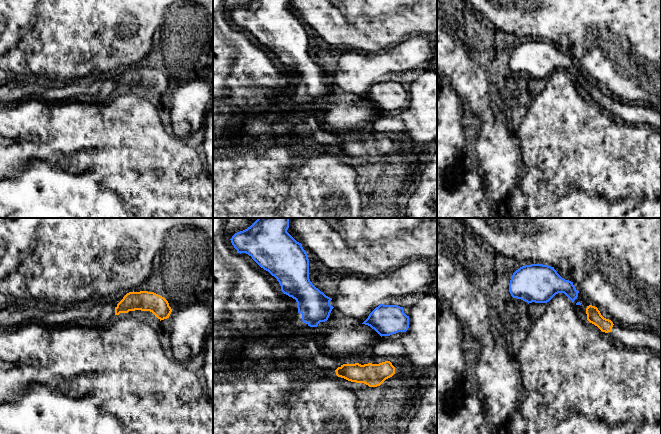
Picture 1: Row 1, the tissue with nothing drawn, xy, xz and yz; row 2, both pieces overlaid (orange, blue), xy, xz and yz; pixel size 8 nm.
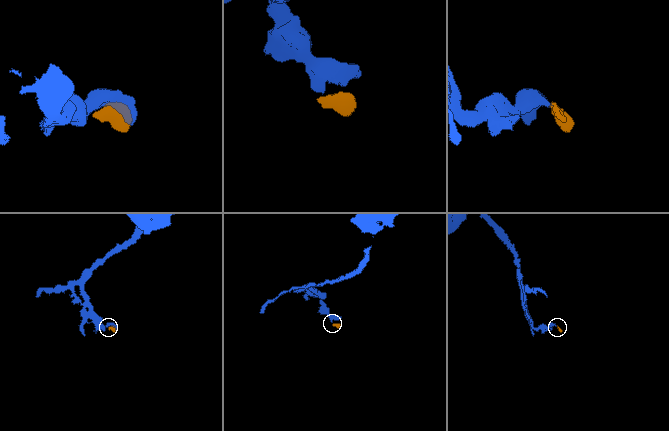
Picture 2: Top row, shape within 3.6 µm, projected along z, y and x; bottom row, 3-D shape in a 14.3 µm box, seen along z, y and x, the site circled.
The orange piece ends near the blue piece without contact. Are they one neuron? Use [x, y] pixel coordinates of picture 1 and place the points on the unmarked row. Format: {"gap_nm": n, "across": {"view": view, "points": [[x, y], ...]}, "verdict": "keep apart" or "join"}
{"gap_nm": 50, "across": {"view": "yz", "points": [[587, 82], [581, 79]]}, "verdict": "join"}

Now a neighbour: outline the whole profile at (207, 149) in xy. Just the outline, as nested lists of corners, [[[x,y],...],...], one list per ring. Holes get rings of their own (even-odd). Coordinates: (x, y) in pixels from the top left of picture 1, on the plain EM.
[[[213,104],[205,118],[205,134],[202,147],[203,159],[207,170],[213,177]]]

